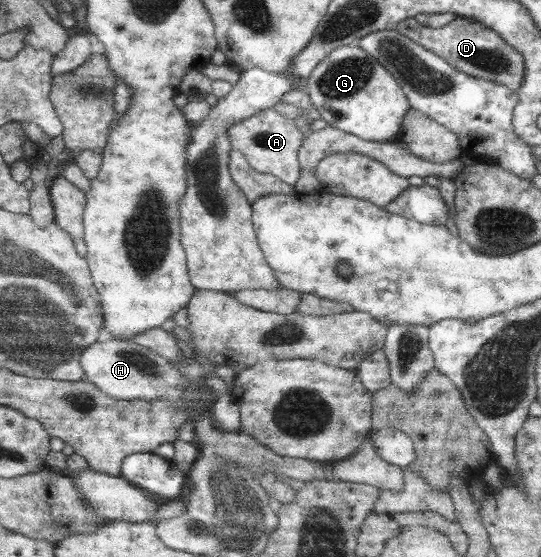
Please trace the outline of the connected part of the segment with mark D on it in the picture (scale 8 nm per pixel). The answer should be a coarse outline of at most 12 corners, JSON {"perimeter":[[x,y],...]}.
{"perimeter":[[482,21],[394,29],[458,71],[522,87],[523,57]]}

